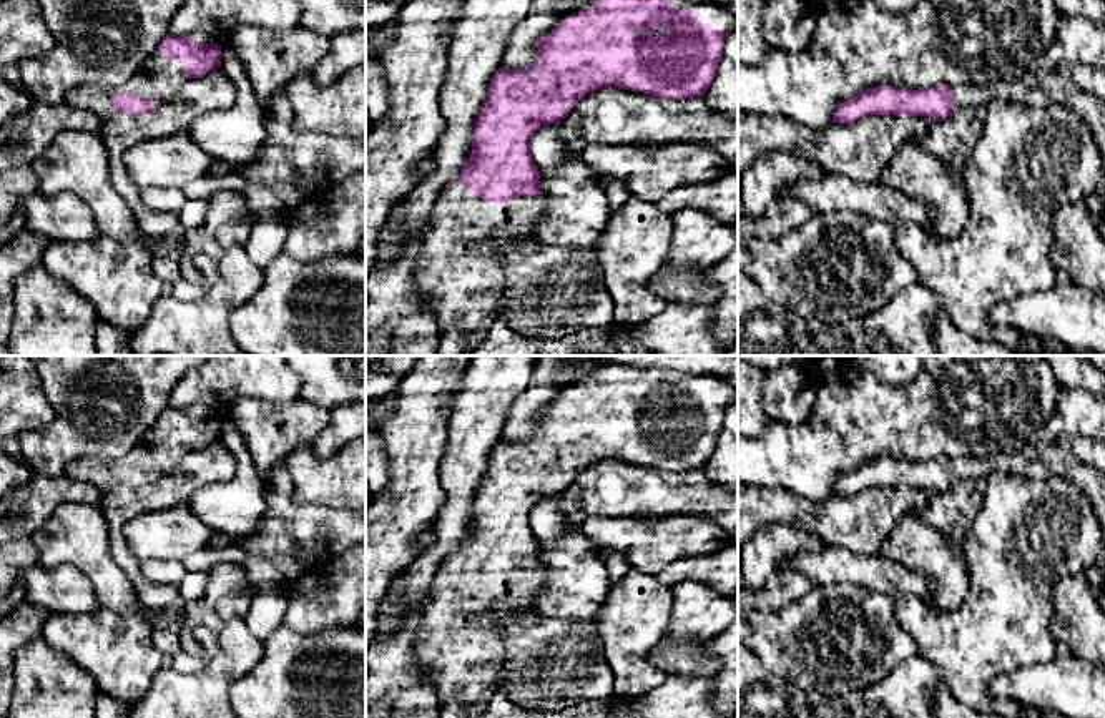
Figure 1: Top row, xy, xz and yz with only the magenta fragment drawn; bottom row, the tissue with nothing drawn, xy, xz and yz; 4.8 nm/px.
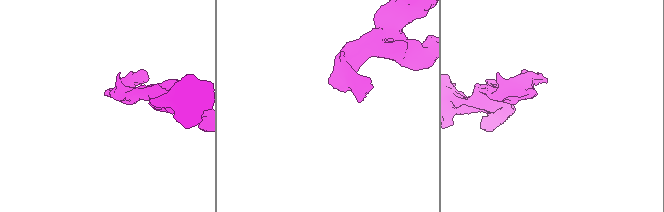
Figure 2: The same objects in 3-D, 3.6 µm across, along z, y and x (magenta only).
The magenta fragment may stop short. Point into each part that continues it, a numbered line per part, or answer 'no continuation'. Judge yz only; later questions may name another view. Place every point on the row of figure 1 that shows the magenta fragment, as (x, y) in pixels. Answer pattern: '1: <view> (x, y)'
1: yz (964, 93)

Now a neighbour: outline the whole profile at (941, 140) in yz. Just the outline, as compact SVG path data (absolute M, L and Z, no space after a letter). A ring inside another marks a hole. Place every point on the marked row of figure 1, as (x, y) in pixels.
M947 118L932 126L924 136L912 138L911 143L940 158L957 184L965 183L964 168L970 150L957 138Z

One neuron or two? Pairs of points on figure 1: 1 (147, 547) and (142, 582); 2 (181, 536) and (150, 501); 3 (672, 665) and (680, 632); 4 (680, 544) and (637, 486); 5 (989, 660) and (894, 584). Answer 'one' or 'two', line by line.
1: two
2: two
3: two
4: two
5: two

